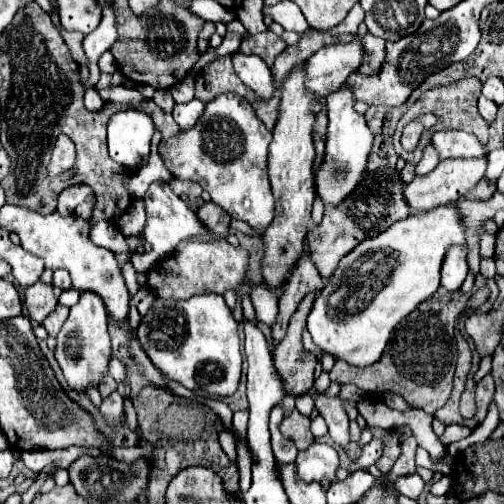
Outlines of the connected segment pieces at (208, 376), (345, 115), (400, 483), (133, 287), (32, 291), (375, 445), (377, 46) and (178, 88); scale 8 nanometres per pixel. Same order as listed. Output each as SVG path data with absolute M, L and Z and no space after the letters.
M199 294L189 300L155 298L137 328L137 340L149 360L169 378L189 390L231 396L241 378L241 340L237 322L219 294Z
M345 82L343 88L329 94L325 98L325 106L329 112L329 128L327 128L327 148L325 148L325 162L315 174L315 186L317 194L325 204L339 204L361 180L361 174L365 170L371 144L373 144L373 132L365 124L364 115L355 112L355 98L351 96L351 86Z
M415 472L415 474L409 474L409 476L403 476L403 478L395 480L393 482L393 486L399 494L403 494L403 496L407 496L407 498L413 498L413 500L415 500L415 498L423 492L425 482L423 482L423 480L421 480L421 476Z
M125 264L123 266L123 276L125 276L125 284L127 284L127 288L131 290L131 294L133 292L137 292L137 288L139 288L139 284L137 284L137 272L135 272L135 268L131 266L131 264Z
M33 284L25 290L25 306L29 310L29 318L43 322L47 314L51 314L57 306L57 296L49 284Z
M373 438L369 444L365 444L361 458L355 460L355 462L349 466L349 472L355 472L355 470L359 470L359 468L369 468L369 466L373 466L373 464L381 458L383 446L385 446L383 440L377 440L377 438Z
M367 34L363 38L363 46L365 46L365 60L363 60L363 66L357 72L363 74L363 76L375 76L375 72L379 72L379 68L383 64L385 42Z
M186 76L183 81L170 88L170 93L175 103L187 103L194 98L195 79L192 76Z

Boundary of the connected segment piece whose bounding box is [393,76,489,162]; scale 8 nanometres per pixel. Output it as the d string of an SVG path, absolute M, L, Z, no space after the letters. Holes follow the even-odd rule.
M467 76L467 78L461 78L459 82L451 82L451 84L447 84L447 86L439 86L439 88L431 88L431 90L423 92L421 98L419 98L417 102L413 102L411 110L407 110L407 112L401 116L401 120L397 122L397 128L395 128L395 134L393 134L393 142L395 142L397 154L399 154L401 158L409 160L409 162L417 162L417 160L421 158L421 152L423 152L423 140L427 140L427 138L431 136L431 132L435 132L435 130L465 130L465 132L471 132L471 134L479 136L483 142L487 142L489 124L487 124L487 122L481 118L481 114L477 112L477 98L479 98L479 94L481 94L481 80L479 80L477 76ZM423 112L433 112L433 114L439 118L439 122L435 124L435 130L429 130L427 134L423 134L423 138L421 138L421 142L419 142L419 146L417 146L415 152L407 152L407 150L403 150L403 146L401 146L401 142L399 142L401 130L403 130L403 126L405 126L409 120L413 120L415 116L419 116L419 114L423 114Z

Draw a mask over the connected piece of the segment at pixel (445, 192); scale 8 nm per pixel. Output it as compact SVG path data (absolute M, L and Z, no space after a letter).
M459 158L459 160L443 160L437 164L437 168L425 176L413 178L403 190L407 204L411 210L431 210L443 204L453 204L465 196L467 190L471 190L483 176L485 176L487 160L485 158Z

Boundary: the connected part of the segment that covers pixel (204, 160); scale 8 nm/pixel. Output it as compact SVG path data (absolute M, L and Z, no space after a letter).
M223 94L207 104L195 128L167 140L159 154L173 176L199 182L231 218L265 230L275 216L275 198L267 176L269 142L271 132L255 116L251 104L237 94Z

